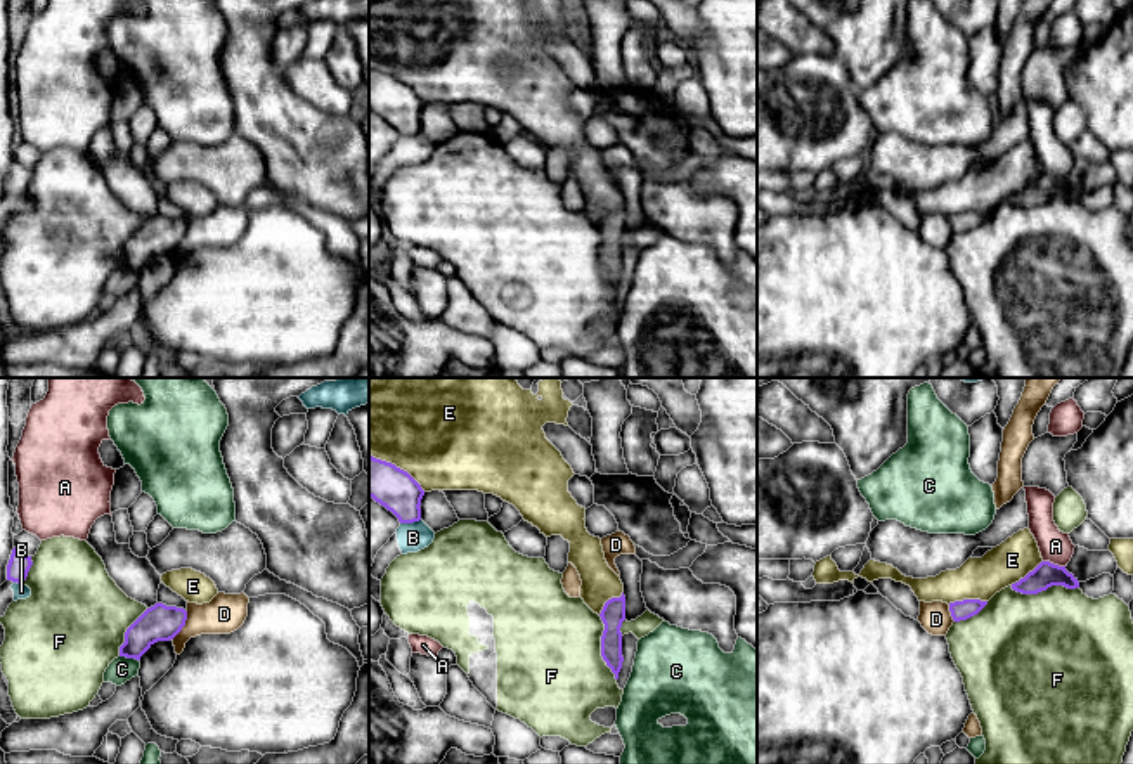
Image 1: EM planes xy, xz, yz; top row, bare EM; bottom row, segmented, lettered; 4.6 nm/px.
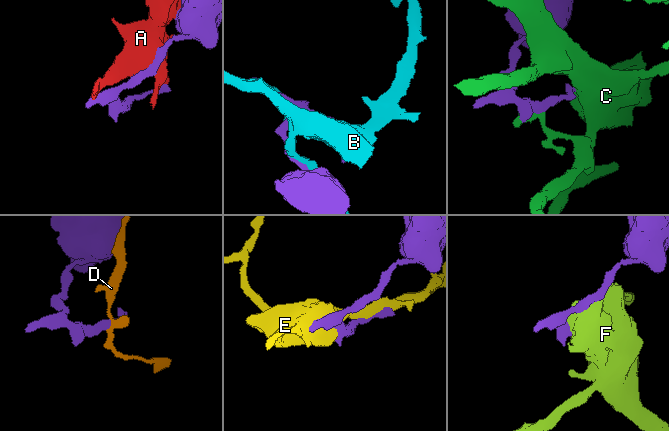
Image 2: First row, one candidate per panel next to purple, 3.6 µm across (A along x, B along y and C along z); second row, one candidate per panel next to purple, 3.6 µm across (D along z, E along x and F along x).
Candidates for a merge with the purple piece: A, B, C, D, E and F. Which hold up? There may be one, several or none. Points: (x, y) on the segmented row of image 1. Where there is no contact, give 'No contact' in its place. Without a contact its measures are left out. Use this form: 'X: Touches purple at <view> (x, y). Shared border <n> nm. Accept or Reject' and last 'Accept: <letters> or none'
A: Touches purple at yz (1054, 565). Shared border 110 nm. Reject
B: Touches purple at xz (409, 522). Shared border 100 nm. Reject
C: Touches purple at xy (129, 657). Shared border 90 nm. Reject
D: Touches purple at xy (184, 624). Shared border 150 nm. Reject
E: Touches purple at xz (395, 466). Shared border 320 nm. Reject
F: Touches purple at yz (1043, 589). Shared border 320 nm. Reject
Accept: none

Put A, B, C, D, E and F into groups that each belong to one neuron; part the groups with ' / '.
A / B / C / D / E / F

